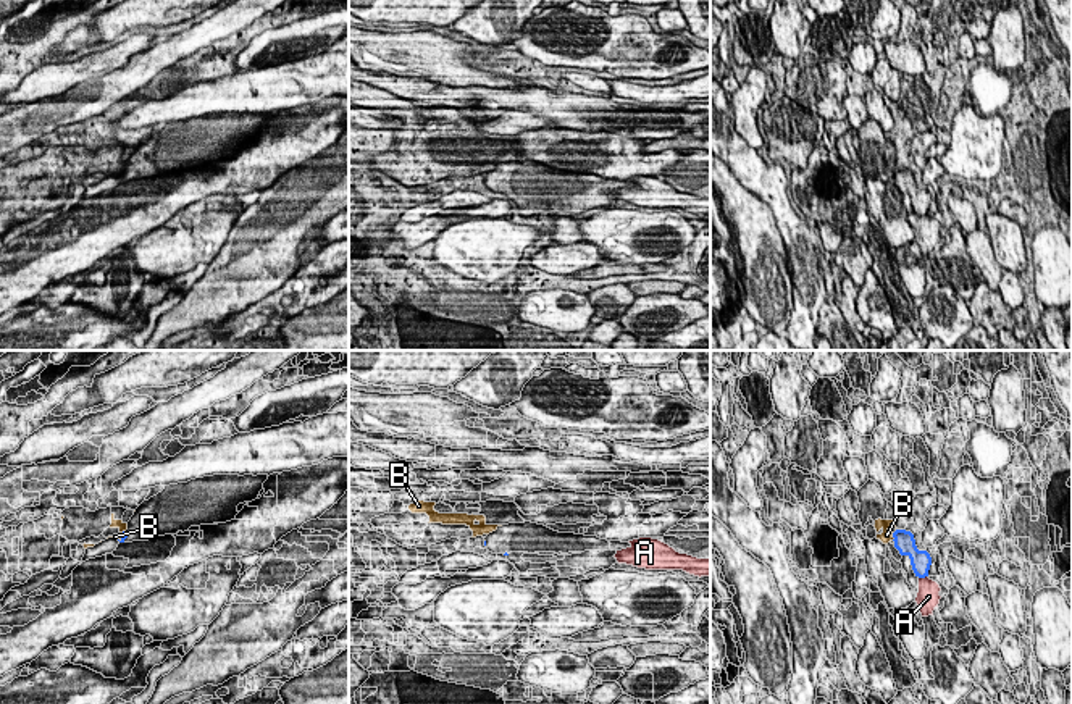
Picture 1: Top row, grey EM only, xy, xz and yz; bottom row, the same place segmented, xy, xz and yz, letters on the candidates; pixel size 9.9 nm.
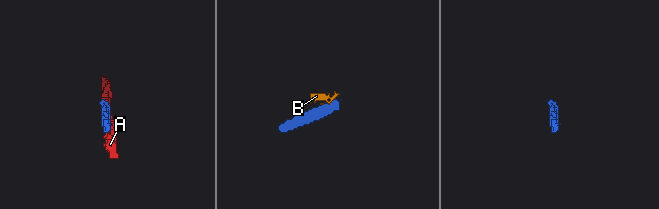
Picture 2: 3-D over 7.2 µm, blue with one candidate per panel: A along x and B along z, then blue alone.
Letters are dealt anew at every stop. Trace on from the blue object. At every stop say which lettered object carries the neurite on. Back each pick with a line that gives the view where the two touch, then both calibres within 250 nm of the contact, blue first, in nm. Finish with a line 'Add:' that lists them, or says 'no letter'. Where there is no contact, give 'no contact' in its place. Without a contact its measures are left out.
Add: no letter

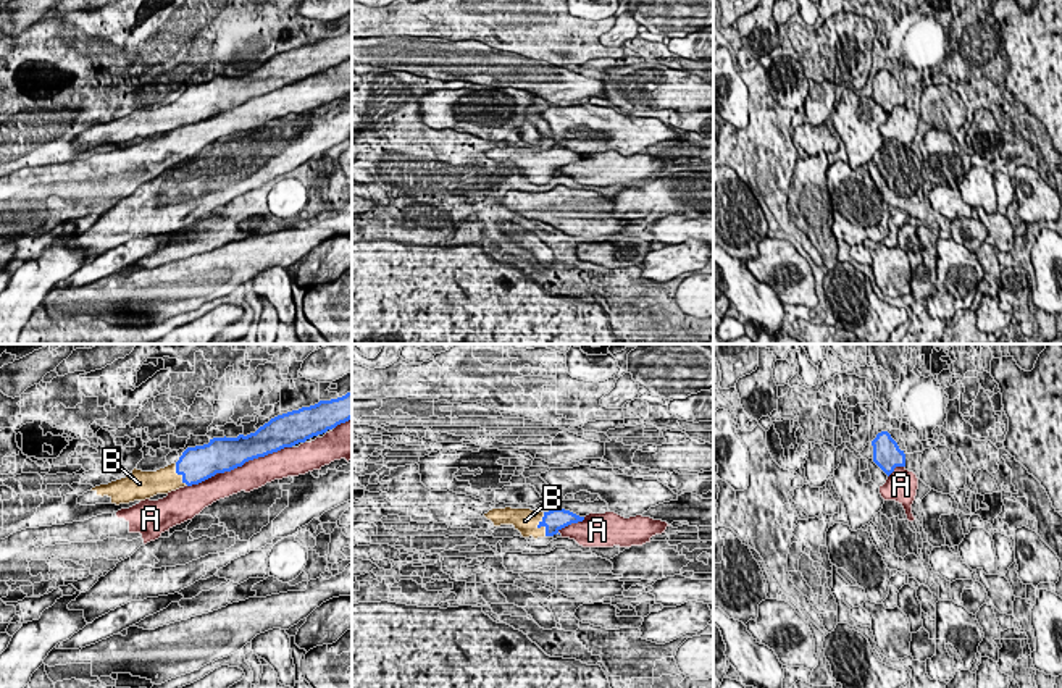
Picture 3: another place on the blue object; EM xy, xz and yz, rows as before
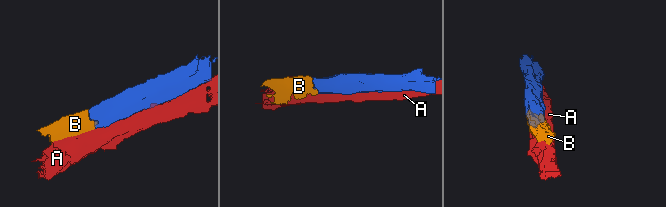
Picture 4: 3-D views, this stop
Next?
B: xz | 220/240 nm
Add: B

